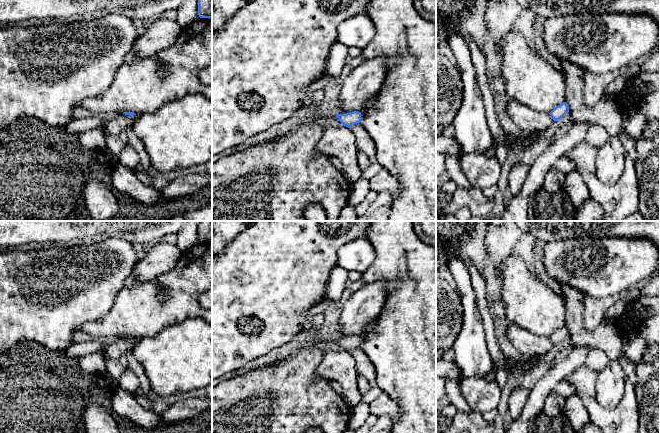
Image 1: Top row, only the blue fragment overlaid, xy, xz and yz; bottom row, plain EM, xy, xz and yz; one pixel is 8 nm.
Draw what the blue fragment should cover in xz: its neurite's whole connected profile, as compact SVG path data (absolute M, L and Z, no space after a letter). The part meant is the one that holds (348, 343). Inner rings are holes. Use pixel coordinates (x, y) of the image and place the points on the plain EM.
M353 335L345 338L337 338L336 341L344 350L348 352L361 346L361 336L358 335Z

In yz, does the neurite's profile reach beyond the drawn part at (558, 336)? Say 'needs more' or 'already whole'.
already whole

